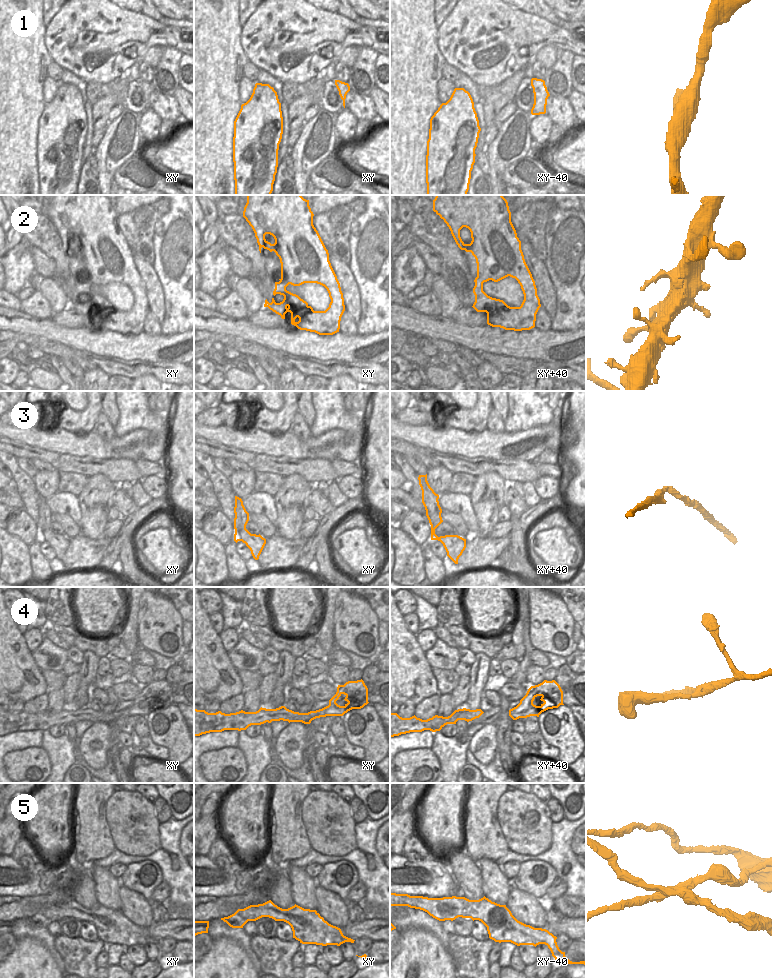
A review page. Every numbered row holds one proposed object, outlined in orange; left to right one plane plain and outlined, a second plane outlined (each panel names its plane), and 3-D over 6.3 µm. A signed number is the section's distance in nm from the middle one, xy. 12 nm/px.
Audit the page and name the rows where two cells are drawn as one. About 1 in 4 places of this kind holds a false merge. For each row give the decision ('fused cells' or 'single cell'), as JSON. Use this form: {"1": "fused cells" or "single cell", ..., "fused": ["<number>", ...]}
{"1": "single cell", "2": "single cell", "3": "single cell", "4": "single cell", "5": "fused cells", "fused": ["5"]}

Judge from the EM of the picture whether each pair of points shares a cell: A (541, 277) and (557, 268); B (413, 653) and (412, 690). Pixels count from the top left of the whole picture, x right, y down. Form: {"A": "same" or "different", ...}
{"A": "different", "B": "same"}

